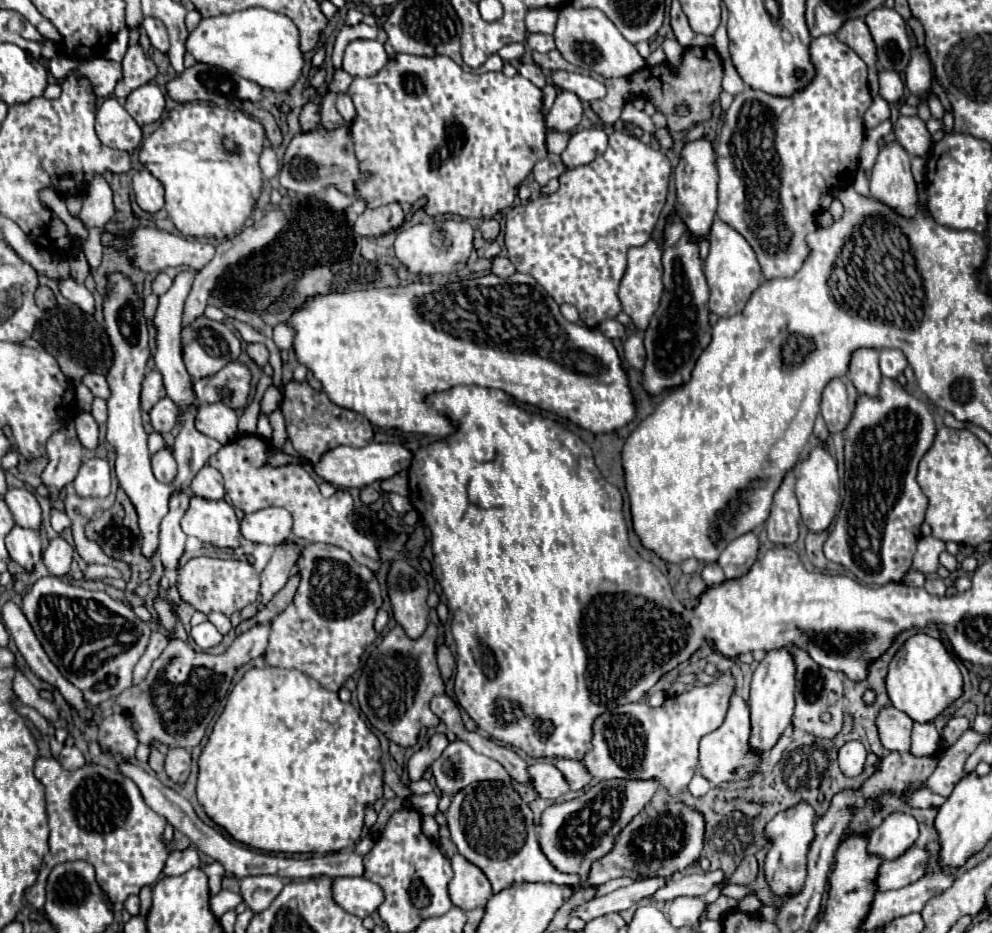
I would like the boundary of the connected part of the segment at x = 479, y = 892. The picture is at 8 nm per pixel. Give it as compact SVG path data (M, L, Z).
M460 854L452 858L452 870L454 878L448 884L452 904L460 910L474 910L478 906L484 906L492 896L490 882L484 872Z

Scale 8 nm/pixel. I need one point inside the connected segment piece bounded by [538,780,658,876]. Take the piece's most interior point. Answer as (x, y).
(573, 834)

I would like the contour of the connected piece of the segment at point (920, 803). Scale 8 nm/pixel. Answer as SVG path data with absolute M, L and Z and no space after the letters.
M922 788L920 792L916 792L914 796L910 796L908 800L906 800L910 806L916 806L916 808L930 808L930 806L942 806L944 802L946 802L946 798L944 796L940 796L940 794L934 794L932 790L928 790L928 788Z

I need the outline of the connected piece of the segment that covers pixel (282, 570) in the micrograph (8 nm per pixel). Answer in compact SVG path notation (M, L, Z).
M288 544L276 546L268 566L262 570L262 588L260 588L258 600L254 604L246 606L240 612L242 620L248 620L256 612L260 612L274 598L274 594L284 588L284 584L292 576L290 572L292 572L292 568L296 564L296 558L298 558L298 546L288 546Z

